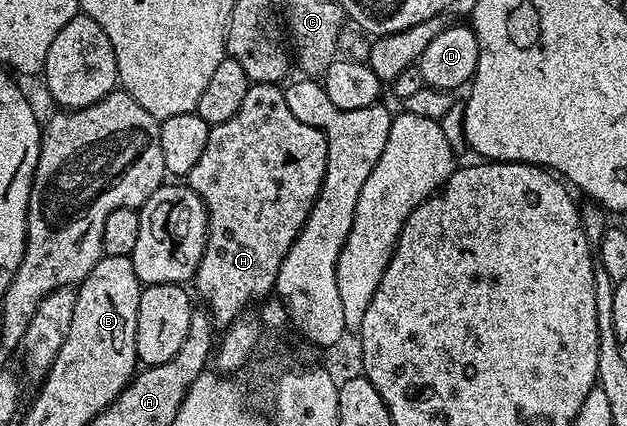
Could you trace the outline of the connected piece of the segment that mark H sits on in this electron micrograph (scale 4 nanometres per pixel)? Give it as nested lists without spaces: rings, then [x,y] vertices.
[[[251,83],[248,94],[244,94],[244,102],[240,102],[240,110],[228,118],[228,122],[220,122],[211,127],[208,134],[208,142],[204,145],[204,150],[200,153],[200,158],[196,166],[192,166],[188,177],[188,187],[196,193],[204,202],[206,213],[208,214],[208,234],[206,235],[206,249],[200,258],[200,266],[195,270],[192,277],[192,284],[198,287],[198,292],[202,295],[201,303],[205,305],[210,313],[210,319],[214,321],[219,329],[224,330],[231,322],[238,319],[247,311],[246,308],[253,300],[262,300],[266,295],[275,291],[277,274],[280,273],[281,263],[284,262],[285,255],[298,236],[298,232],[305,224],[309,216],[317,195],[320,194],[321,184],[324,182],[326,155],[328,146],[326,145],[326,136],[320,129],[314,129],[312,126],[306,126],[299,121],[288,110],[285,102],[283,89],[277,84],[256,84]]]

